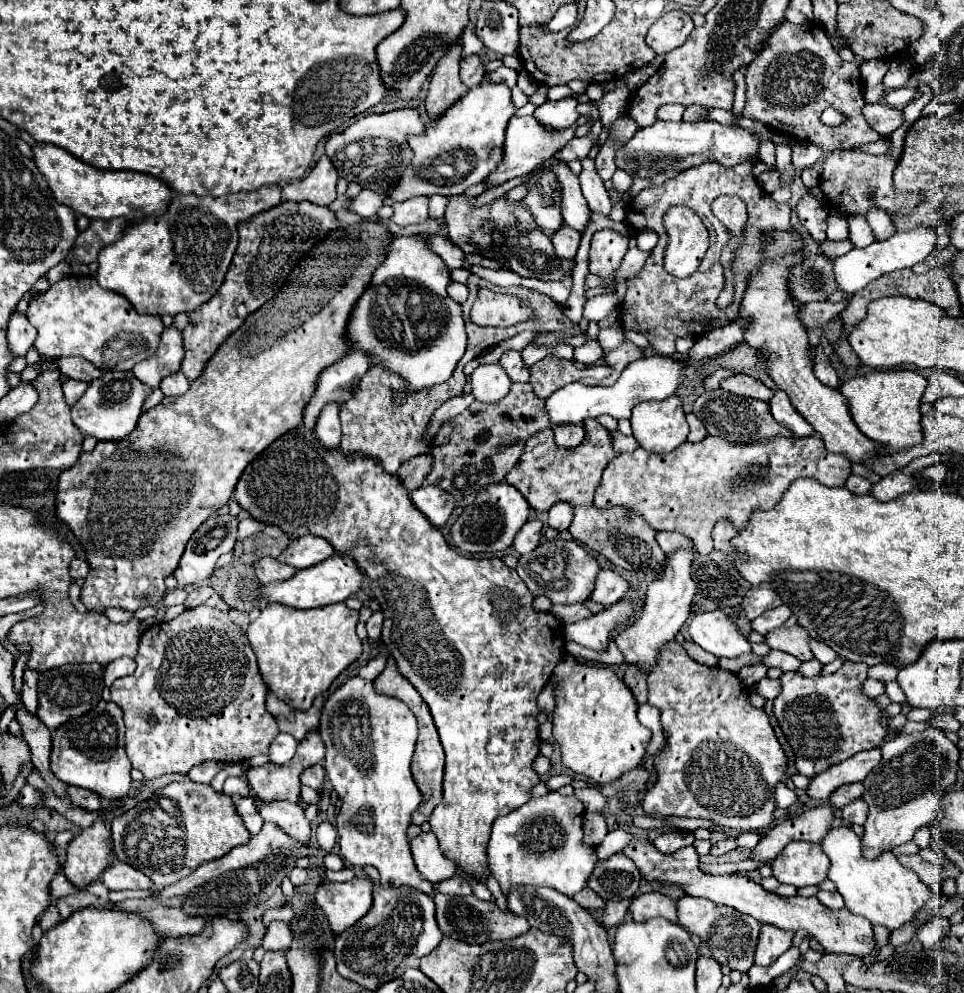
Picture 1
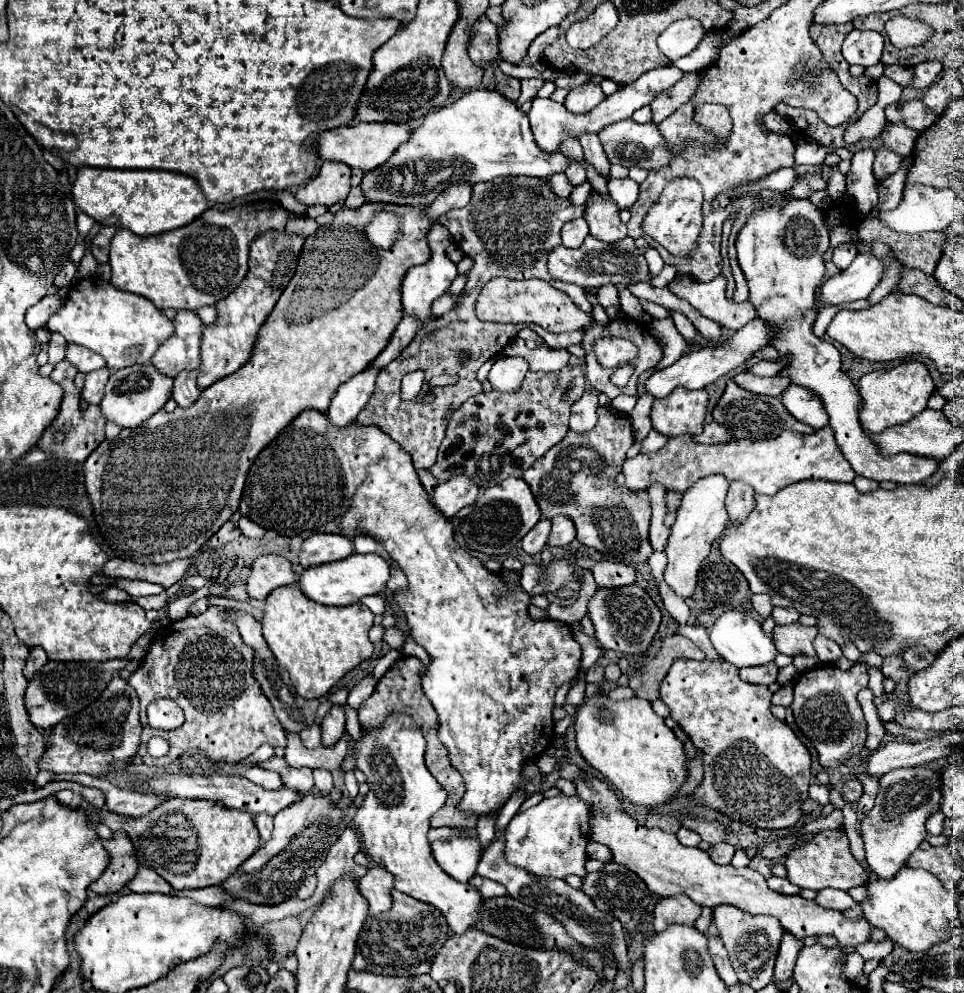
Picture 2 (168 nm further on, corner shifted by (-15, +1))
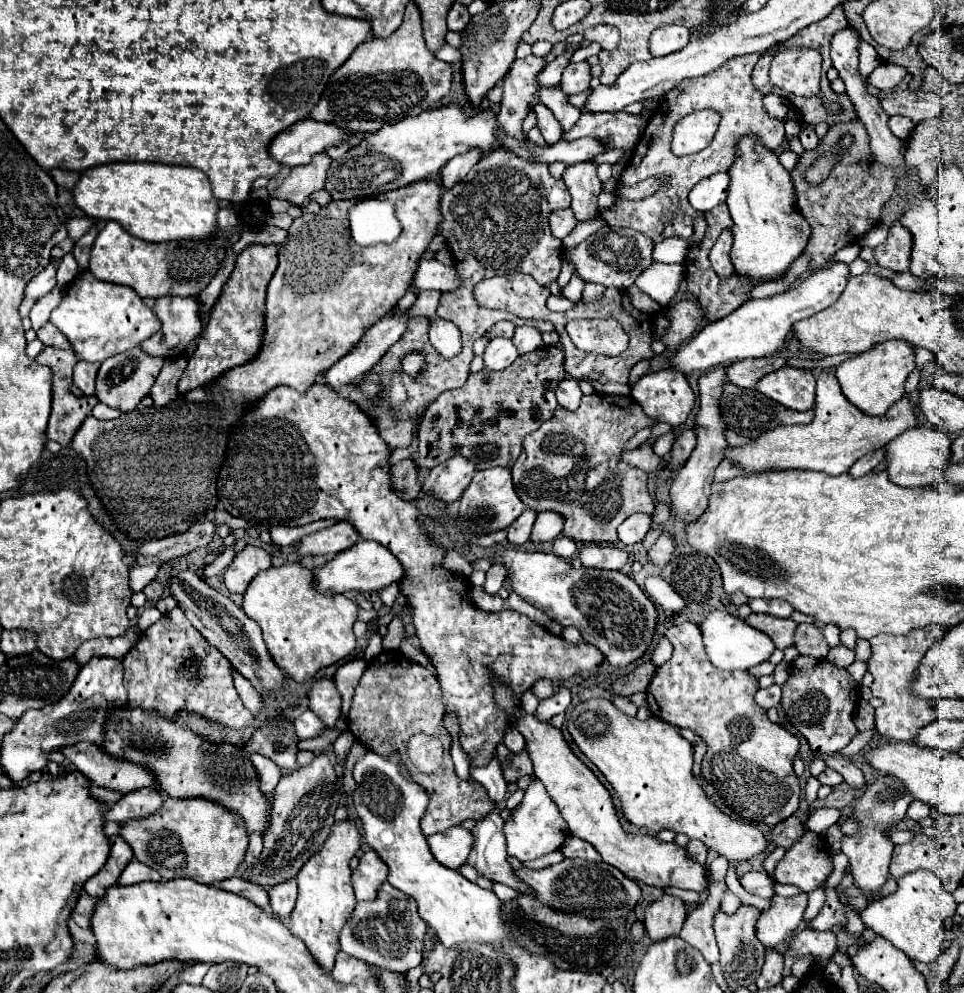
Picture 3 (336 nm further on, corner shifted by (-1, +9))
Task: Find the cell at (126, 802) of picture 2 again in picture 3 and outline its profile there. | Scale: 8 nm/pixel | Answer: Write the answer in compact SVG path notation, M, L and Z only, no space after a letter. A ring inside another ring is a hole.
M156 789L130 791L130 793L122 795L120 801L116 801L110 807L106 807L106 811L102 813L102 817L104 817L104 821L116 821L116 823L124 823L124 821L130 821L130 819L148 817L156 809L160 809L162 801L164 801L164 797Z

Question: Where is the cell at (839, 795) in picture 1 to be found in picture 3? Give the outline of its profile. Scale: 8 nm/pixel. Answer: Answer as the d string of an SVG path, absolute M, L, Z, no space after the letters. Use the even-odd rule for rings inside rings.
M826 769L824 773L820 773L820 775L818 775L818 781L820 781L822 785L828 785L828 787L836 787L836 785L844 783L842 775L836 773L836 771L832 771L832 769Z

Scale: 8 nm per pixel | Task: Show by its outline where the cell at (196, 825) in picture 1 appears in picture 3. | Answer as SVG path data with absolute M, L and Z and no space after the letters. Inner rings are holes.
M166 797L162 809L154 813L154 817L120 825L120 835L132 847L134 857L148 867L154 867L162 879L188 877L198 883L214 883L234 877L248 847L248 833L238 813L226 811L216 801L200 797L182 801Z

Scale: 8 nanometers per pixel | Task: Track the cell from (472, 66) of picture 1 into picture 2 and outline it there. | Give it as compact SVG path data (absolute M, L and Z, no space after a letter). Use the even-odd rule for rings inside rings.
M482 15L472 25L470 37L468 55L476 65L486 69L490 63L494 63L494 59L498 59L498 27Z

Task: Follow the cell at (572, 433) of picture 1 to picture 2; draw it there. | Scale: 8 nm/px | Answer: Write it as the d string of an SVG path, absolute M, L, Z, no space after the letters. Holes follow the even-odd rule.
M584 391L584 395L572 405L570 429L576 433L590 431L596 425L596 409L598 409L598 397L590 391Z

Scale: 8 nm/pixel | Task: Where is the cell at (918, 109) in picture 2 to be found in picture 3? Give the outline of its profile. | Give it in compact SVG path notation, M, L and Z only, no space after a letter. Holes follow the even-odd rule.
M896 89L882 99L882 109L892 115L904 115L914 123L940 115L940 103L932 101L932 93Z

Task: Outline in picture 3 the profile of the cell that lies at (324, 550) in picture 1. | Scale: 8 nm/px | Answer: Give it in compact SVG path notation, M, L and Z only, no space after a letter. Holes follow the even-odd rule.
M338 521L332 527L326 527L322 531L316 531L312 535L302 537L300 541L294 543L294 549L298 553L298 557L306 557L306 555L324 555L324 557L334 557L336 553L352 547L358 541L358 533L356 529L346 523L346 521Z

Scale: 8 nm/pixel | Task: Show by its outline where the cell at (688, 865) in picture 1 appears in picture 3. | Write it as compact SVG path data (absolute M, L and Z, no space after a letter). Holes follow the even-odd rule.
M496 683L494 699L512 717L512 725L526 737L526 745L534 763L534 775L546 785L548 795L558 805L574 837L588 841L608 865L620 869L626 877L634 881L642 881L646 885L660 887L660 889L678 887L678 889L692 889L698 893L704 893L708 889L710 881L708 881L706 867L690 861L690 857L686 857L684 847L680 847L674 841L672 843L658 841L654 835L648 833L628 833L622 829L608 789L570 751L568 743L564 741L558 729L538 721L534 715L524 713L512 699L512 693L502 683Z

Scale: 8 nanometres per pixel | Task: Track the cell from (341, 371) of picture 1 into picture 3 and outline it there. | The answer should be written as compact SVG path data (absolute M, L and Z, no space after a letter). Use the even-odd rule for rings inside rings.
M420 291L420 297L416 299L416 303L410 309L398 309L394 313L406 313L408 317L416 317L416 315L424 315L424 317L436 317L436 307L438 307L438 299L440 293L434 291Z

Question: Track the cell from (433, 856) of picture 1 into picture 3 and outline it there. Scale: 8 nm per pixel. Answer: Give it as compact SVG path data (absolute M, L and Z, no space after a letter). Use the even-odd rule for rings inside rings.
M450 827L444 833L434 833L426 839L432 855L448 869L460 869L472 847L472 833L464 827Z

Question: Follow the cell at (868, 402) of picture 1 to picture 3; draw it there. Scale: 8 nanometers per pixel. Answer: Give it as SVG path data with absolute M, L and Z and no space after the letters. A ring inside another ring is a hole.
M886 341L872 347L866 353L860 353L854 359L844 361L836 369L836 379L842 387L842 393L854 407L858 407L866 415L882 417L898 399L906 395L904 383L914 369L916 363L914 363L912 345L906 341Z

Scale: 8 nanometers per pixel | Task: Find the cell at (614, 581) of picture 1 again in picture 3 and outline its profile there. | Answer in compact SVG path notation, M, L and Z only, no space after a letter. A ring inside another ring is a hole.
M584 547L580 551L580 561L584 567L592 567L592 569L616 569L620 571L626 561L628 561L628 553L616 547Z

